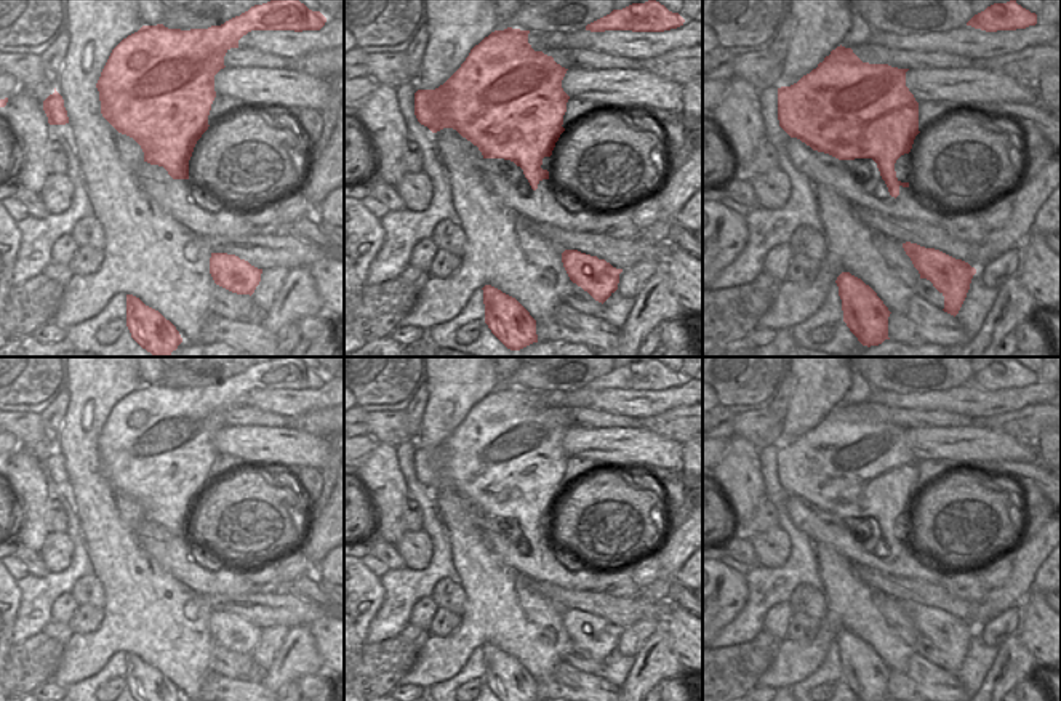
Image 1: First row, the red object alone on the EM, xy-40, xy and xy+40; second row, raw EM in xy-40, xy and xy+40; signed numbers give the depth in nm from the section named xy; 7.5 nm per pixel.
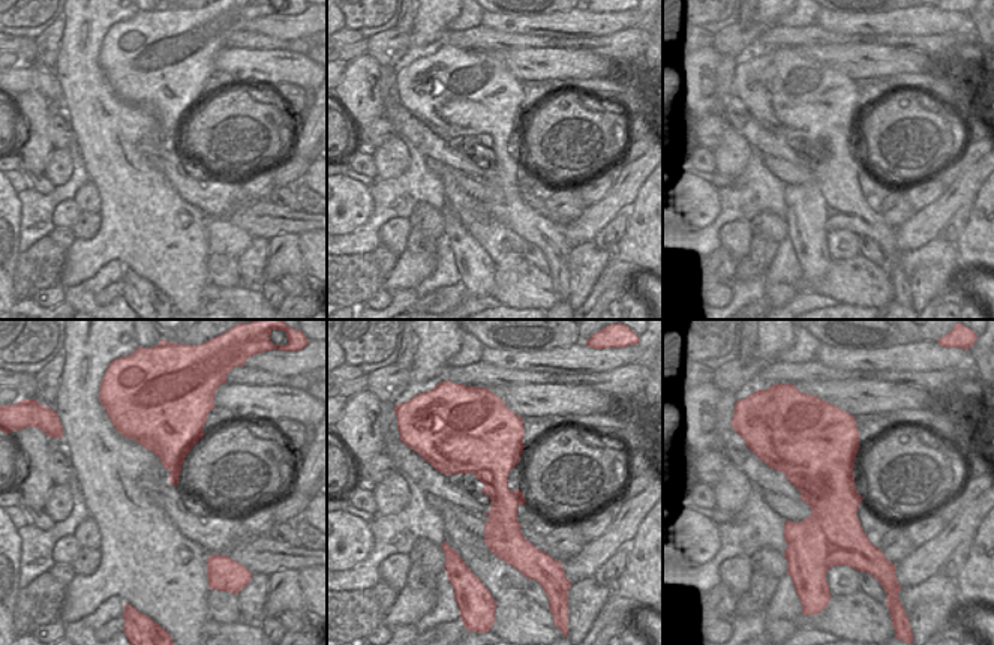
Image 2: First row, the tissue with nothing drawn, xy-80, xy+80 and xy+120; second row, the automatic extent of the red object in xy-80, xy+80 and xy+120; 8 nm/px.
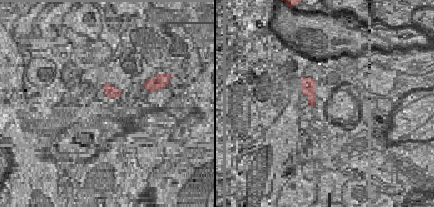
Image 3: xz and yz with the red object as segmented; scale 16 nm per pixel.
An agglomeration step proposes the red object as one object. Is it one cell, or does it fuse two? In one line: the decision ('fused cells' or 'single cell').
fused cells

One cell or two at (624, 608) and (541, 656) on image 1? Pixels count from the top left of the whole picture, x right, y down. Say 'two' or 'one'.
two

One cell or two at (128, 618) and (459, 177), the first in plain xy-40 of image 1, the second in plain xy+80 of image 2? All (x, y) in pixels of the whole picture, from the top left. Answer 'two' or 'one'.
two

